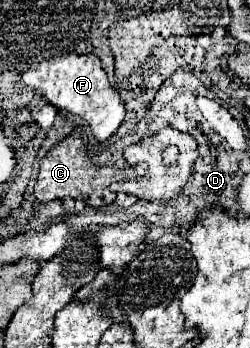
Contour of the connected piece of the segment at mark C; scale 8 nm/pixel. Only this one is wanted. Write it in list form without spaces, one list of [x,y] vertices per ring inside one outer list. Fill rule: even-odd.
[[[122,124],[120,130],[108,138],[104,144],[96,144],[88,140],[88,146],[84,142],[84,136],[80,132],[72,132],[68,138],[64,138],[60,144],[56,144],[40,162],[40,172],[38,180],[34,186],[34,194],[40,202],[50,202],[54,198],[62,200],[66,196],[74,200],[82,200],[90,208],[102,208],[110,206],[116,198],[116,194],[108,188],[112,182],[118,182],[126,176],[136,176],[136,170],[128,166],[124,158],[124,150],[132,144],[138,144],[140,140],[130,140],[132,130],[128,124]],[[82,168],[90,168],[88,172],[82,172]]]

